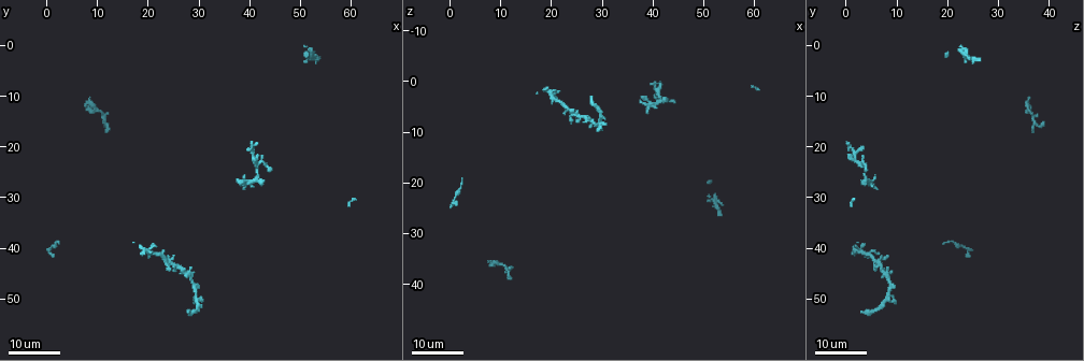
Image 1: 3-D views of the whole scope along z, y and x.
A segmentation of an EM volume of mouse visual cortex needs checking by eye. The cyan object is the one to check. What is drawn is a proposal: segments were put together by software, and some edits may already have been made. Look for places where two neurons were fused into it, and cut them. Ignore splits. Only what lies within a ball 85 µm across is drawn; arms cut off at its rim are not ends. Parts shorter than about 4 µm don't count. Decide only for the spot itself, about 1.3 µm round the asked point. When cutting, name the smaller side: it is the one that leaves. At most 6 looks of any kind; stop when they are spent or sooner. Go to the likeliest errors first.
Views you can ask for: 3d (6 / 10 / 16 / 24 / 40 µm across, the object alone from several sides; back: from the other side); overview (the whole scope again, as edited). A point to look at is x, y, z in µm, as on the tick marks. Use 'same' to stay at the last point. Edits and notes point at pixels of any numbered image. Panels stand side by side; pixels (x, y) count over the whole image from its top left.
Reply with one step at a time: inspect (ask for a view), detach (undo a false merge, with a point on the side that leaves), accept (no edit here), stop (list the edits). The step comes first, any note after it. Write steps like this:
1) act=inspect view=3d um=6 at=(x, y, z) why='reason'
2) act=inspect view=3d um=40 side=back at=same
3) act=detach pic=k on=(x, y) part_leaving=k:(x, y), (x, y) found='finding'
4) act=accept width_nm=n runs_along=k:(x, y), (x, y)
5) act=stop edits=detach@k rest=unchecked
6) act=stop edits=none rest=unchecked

act=inspect view=3d um=24 at=(39.0, 28.0, 5.0) why='sudden change in width'

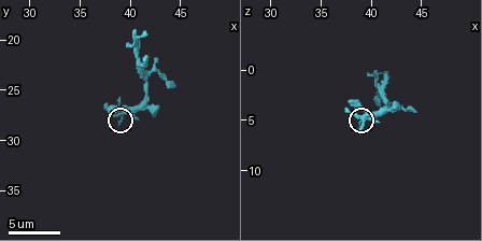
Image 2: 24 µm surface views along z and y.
act=inspect view=3d um=10 at=(39.2, 27.8, 5.4) why='zoom in'

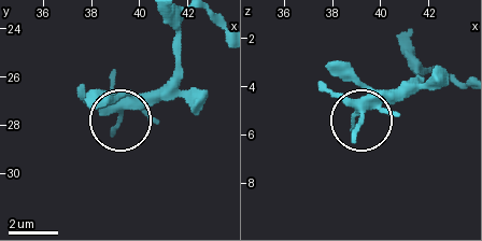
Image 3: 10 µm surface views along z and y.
act=accept found='all the same neuron'

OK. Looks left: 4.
act=inspect view=3d um=16 at=(41.8, 23.0, 3.4) why='four or more arms meet'

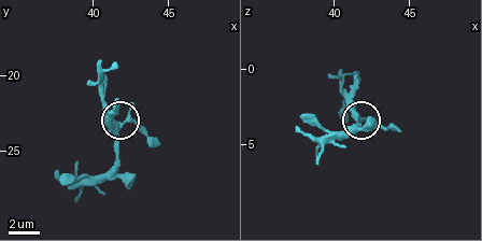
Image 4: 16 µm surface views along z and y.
act=inspect view=3d um=16 side=back at=(41.6, 23.4, 3.4)

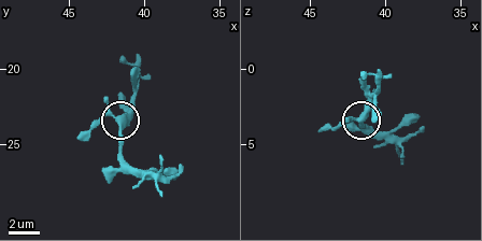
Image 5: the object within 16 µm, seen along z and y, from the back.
act=accept arms=4 found='one neuron here'

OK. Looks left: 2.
act=inspect view=3d um=16 at=(28.0, 44.5, 8.5) why='three-way junction'

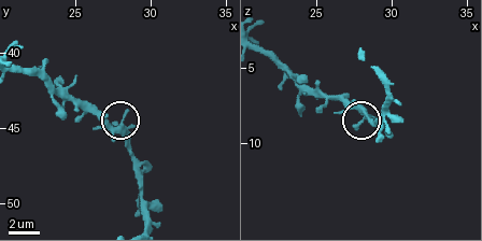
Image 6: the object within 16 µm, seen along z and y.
act=inspect view=3d um=6 at=same

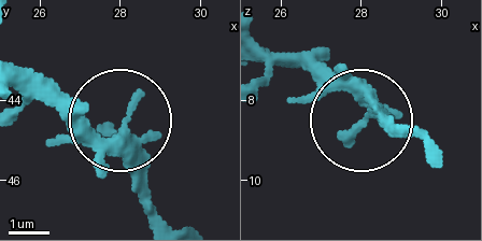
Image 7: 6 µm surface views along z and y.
act=accept runs_along=7:(259, 44), (300, 55), (363, 119), (372, 113), (390, 130) found='one neuron here'

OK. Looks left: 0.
act=stop edits=none rest=unchecked

